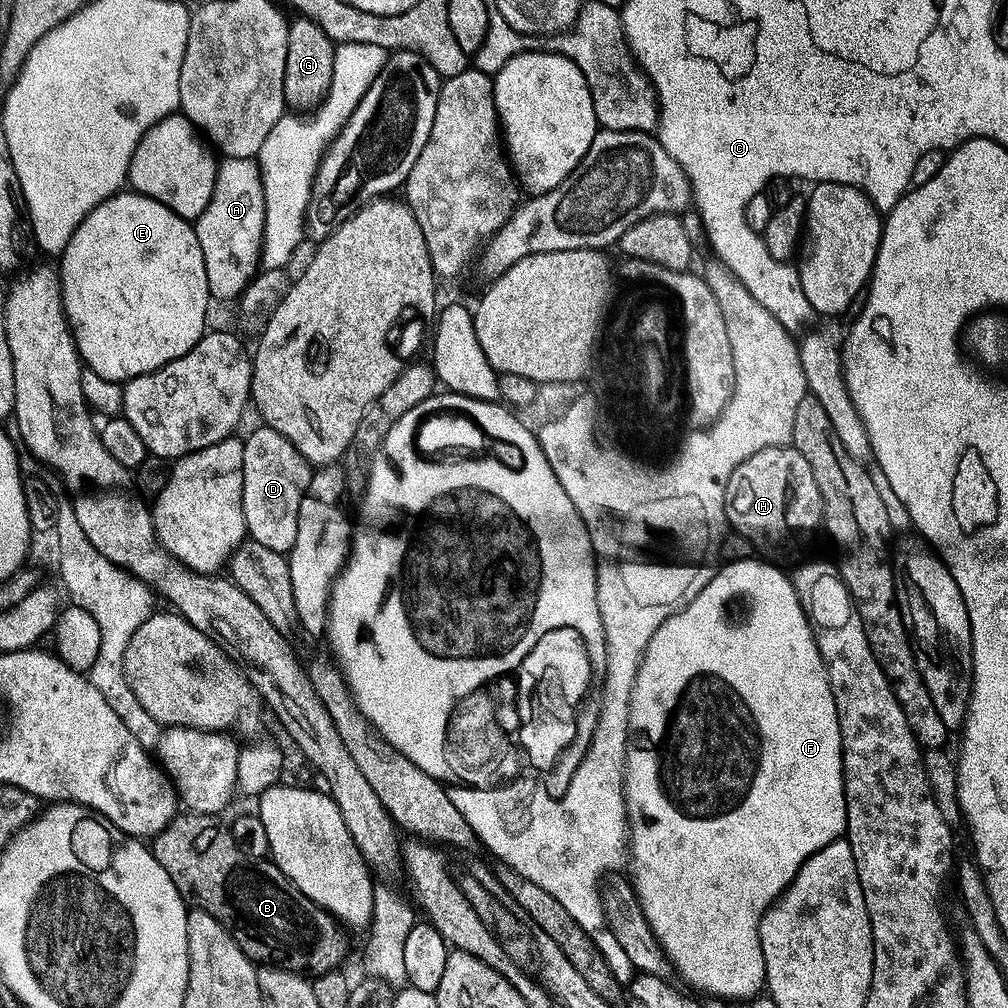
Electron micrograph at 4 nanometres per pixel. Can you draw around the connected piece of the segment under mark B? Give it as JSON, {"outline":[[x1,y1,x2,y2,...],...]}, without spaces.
{"outline":[[185,811,183,814,177,814,157,836,151,837,150,847,152,857,162,866,162,870,166,870,166,874,170,874,170,878,174,882,174,886,184,897,189,905,206,910,206,914,210,914,218,921,224,929,230,934,230,938,234,938,234,942,238,942,238,946,247,954,250,959,260,966,271,966,274,968,285,968,291,972,301,973,309,978,315,978,326,974,327,972,337,971,341,967,340,963,344,960,344,955,348,952,348,940,345,929,338,923,336,917,329,914,324,908,319,908,317,904,310,898,306,898,306,894,302,894,302,890,298,890,298,886,294,886,294,882,290,882,290,878,286,878,286,874,280,867,272,863,271,859,252,860,246,854,242,854,242,850,238,850,236,839,232,836,231,827,227,823,220,821,219,815,207,816,206,814,198,814,197,812]]}

